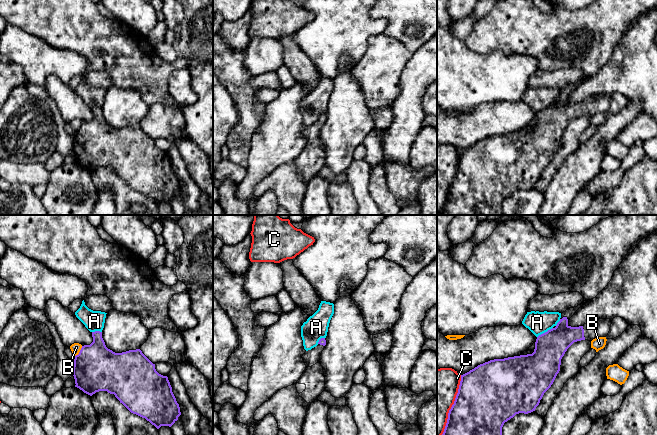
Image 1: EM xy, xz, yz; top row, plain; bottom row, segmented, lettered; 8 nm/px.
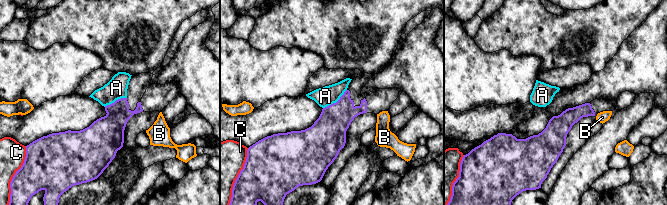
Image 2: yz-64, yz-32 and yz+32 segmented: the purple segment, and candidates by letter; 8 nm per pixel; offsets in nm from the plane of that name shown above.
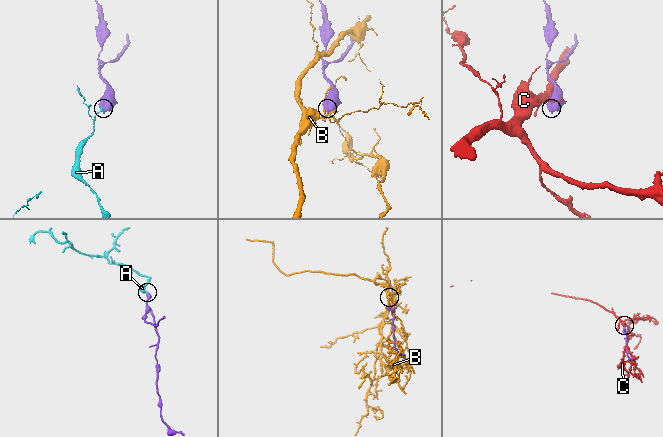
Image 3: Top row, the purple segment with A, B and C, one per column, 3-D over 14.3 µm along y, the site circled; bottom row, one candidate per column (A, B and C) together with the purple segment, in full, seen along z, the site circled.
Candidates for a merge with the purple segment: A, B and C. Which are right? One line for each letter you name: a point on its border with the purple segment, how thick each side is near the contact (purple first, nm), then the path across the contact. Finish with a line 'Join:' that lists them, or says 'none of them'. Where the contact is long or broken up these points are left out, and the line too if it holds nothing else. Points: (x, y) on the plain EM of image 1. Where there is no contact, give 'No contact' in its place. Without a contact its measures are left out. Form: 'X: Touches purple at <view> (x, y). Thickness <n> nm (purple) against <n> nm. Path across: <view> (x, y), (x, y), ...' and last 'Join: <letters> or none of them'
Join: none of them

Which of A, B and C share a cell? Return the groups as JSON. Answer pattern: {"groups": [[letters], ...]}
{"groups": [["A"], ["B"], ["C"]]}

